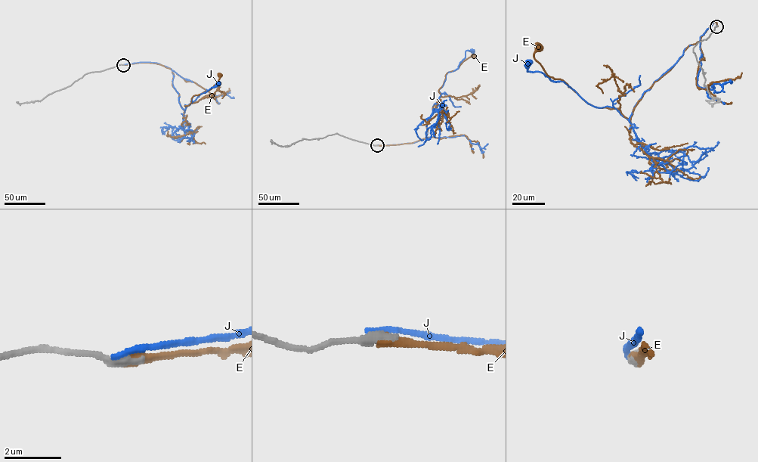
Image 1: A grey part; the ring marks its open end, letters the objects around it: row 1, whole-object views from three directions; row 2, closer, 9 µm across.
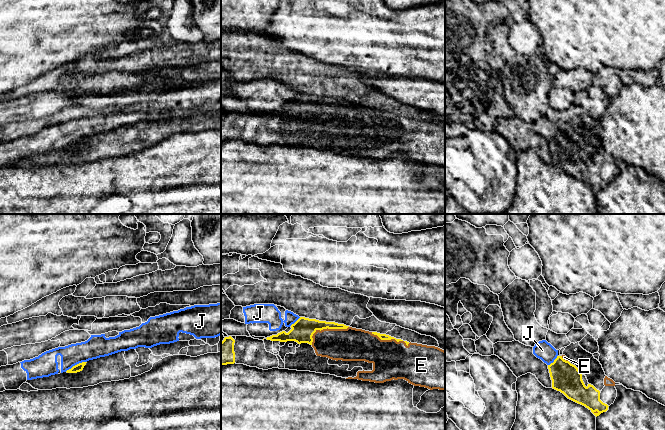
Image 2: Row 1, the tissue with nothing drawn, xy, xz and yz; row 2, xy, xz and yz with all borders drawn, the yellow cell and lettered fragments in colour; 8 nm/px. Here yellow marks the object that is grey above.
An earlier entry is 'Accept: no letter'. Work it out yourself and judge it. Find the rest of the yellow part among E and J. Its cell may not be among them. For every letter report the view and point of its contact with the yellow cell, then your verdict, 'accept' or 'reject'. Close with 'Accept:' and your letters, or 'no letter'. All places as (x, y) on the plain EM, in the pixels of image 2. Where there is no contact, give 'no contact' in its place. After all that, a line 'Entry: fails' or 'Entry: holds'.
E: contact xz (325, 104); accept
J: contact xy (75, 141); reject
Accept: E
Entry: fails

